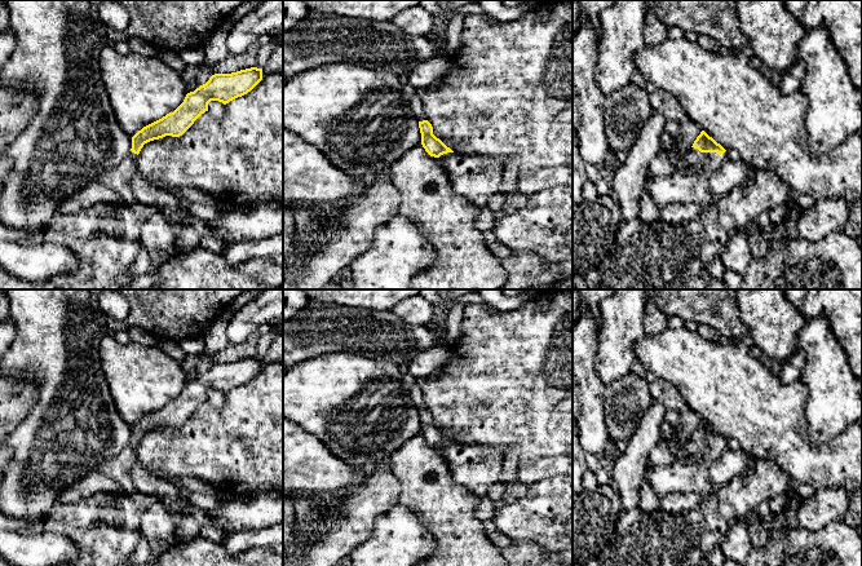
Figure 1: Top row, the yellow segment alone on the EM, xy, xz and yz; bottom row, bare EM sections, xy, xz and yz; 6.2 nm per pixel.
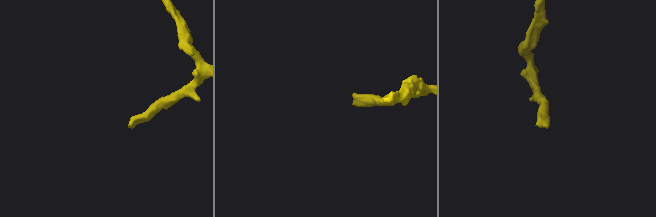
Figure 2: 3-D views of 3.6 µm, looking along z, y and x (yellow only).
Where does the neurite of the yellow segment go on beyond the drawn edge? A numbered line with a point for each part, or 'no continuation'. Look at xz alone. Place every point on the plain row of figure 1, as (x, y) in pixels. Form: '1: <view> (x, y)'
no continuation

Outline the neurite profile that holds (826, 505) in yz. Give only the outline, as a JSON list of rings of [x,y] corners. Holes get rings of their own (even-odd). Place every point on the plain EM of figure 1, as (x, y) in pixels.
[[[844,487],[817,490],[810,498],[801,499],[797,523],[808,531],[818,531],[834,521],[844,519],[849,505],[849,492]]]

